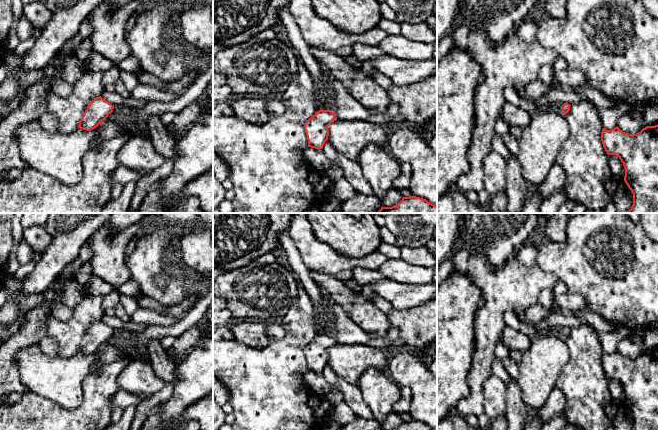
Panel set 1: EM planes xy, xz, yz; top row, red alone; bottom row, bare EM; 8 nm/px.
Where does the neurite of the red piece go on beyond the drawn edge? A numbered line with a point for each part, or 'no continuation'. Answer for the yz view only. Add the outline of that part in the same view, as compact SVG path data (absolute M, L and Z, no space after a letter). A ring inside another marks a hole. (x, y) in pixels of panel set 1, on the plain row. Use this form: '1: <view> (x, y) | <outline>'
no continuation

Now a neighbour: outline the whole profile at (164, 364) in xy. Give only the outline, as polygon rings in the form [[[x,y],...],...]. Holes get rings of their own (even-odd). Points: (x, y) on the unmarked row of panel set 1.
[[[151,339],[143,347],[143,352],[149,356],[150,364],[158,377],[166,383],[170,383],[176,378],[179,360],[162,347],[160,339]]]

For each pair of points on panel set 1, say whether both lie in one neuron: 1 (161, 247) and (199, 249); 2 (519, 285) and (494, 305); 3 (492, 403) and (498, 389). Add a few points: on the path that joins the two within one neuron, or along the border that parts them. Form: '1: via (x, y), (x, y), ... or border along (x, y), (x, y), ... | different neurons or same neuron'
1: border along (177, 253), (179, 258), (194, 270) | different neurons
2: via (513, 286), (500, 299) | same neuron
3: via (495, 400), (495, 392) | same neuron

